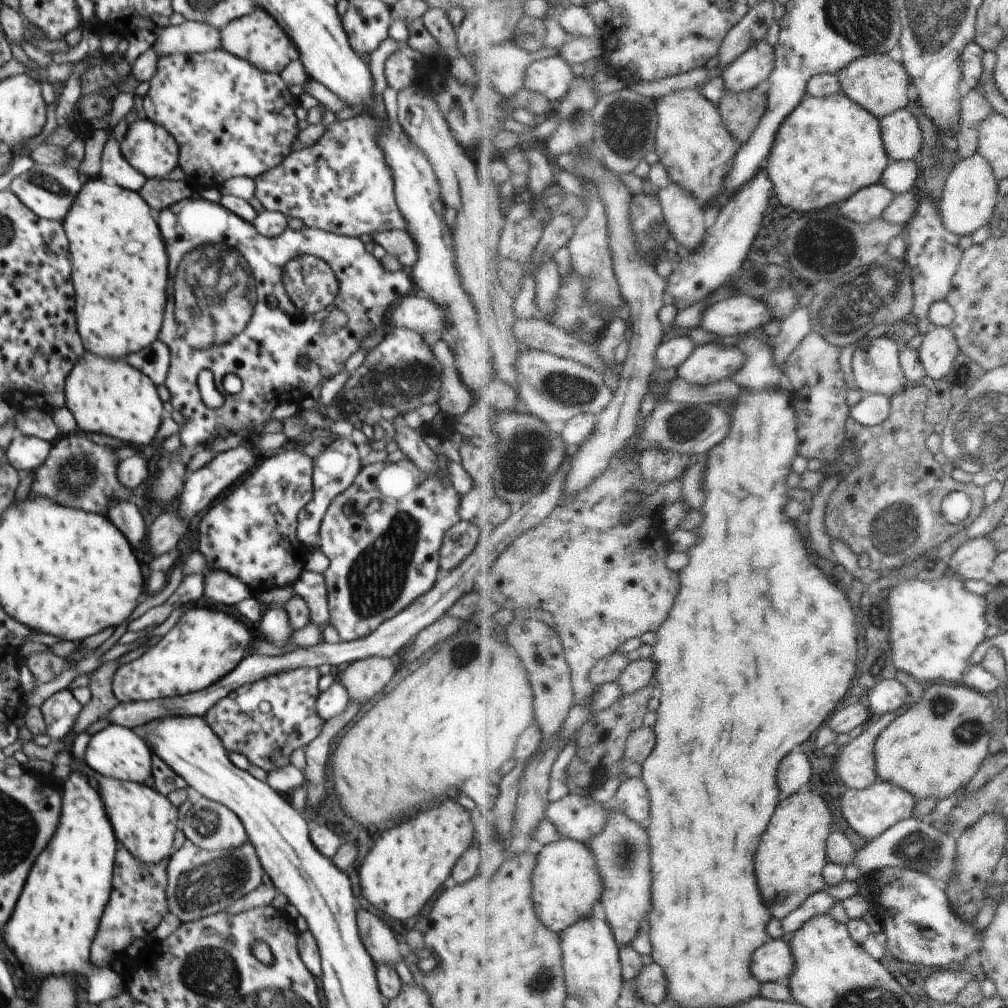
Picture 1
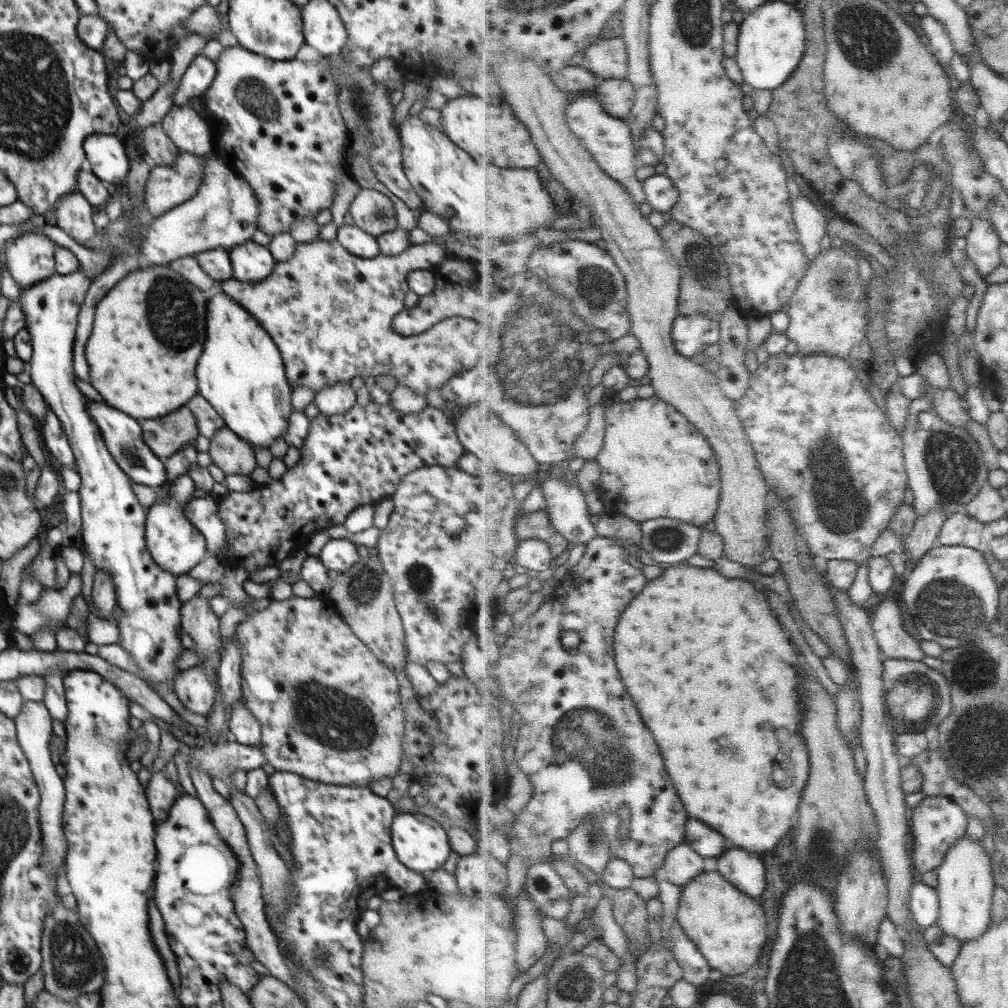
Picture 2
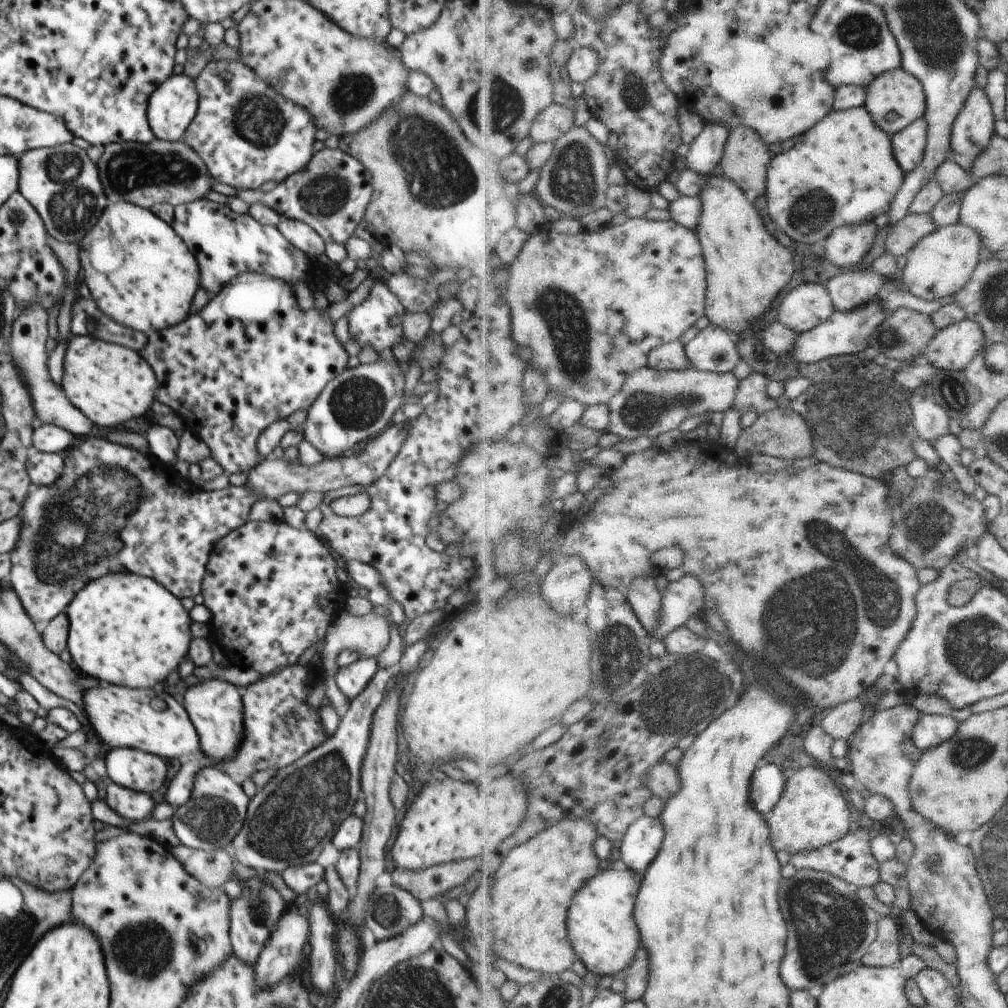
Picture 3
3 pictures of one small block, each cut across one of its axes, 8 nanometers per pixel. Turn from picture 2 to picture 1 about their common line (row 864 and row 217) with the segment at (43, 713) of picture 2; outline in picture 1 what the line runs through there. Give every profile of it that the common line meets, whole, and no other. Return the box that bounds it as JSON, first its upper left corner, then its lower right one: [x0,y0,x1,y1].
[9,163,84,221]

